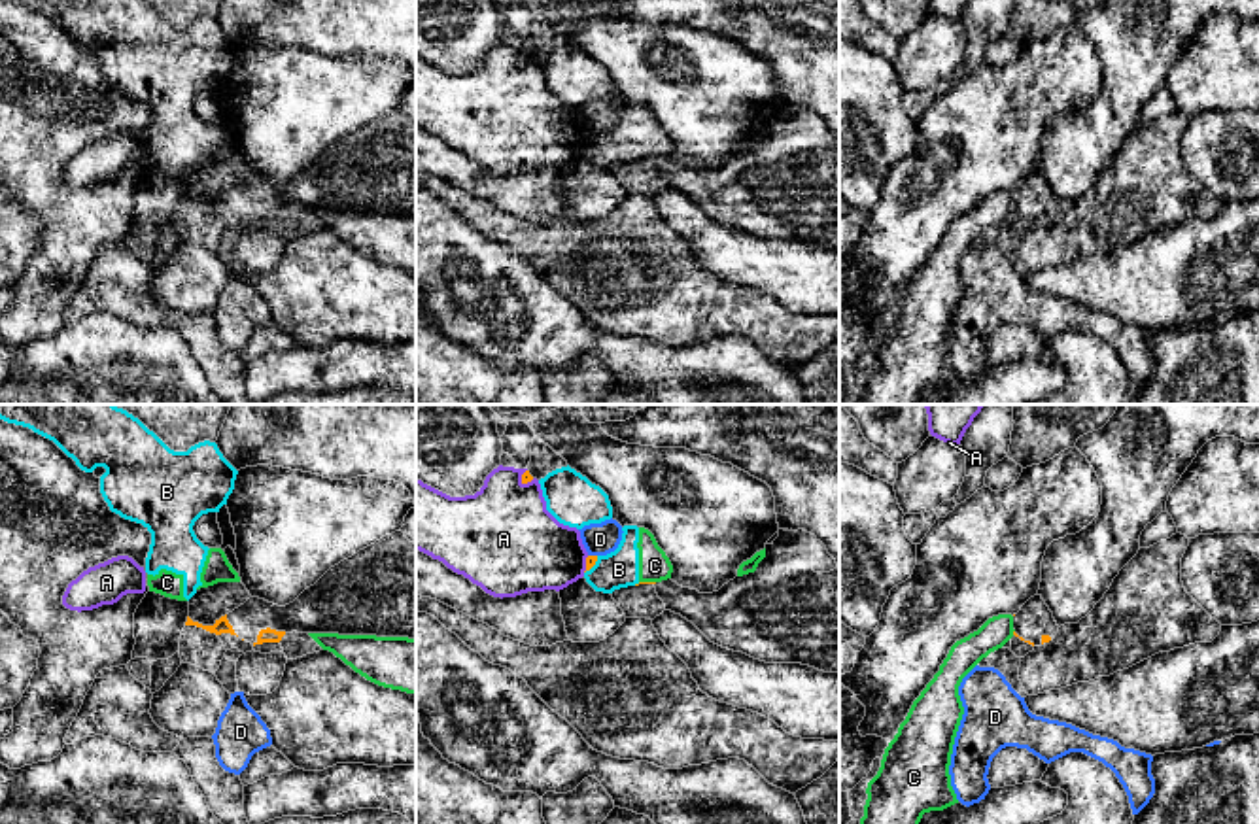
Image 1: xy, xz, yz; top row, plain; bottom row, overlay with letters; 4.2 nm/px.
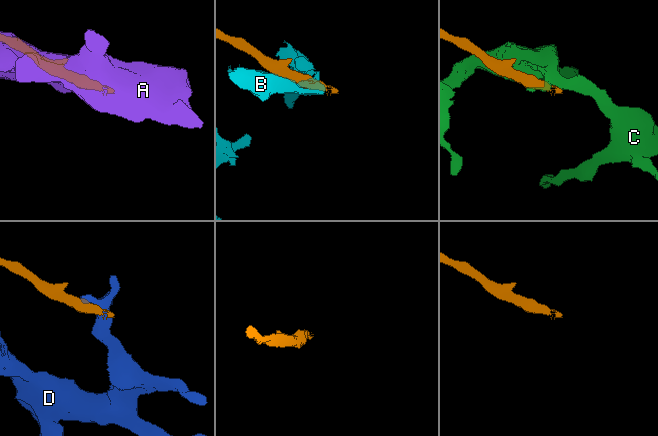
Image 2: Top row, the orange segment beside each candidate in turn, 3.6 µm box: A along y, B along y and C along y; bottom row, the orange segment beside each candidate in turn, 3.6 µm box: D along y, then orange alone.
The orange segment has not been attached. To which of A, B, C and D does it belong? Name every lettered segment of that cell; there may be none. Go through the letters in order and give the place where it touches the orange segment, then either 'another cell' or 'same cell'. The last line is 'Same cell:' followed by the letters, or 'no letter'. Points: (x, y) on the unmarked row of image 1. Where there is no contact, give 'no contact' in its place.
A: xz (522, 53) | another cell
B: xz (592, 142) | another cell
C: xz (647, 159) | another cell
D: xz (592, 133) | another cell
Same cell: no letter

